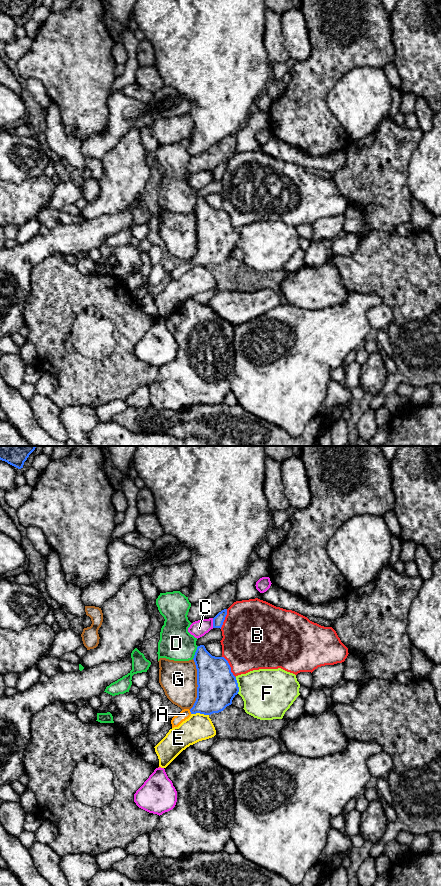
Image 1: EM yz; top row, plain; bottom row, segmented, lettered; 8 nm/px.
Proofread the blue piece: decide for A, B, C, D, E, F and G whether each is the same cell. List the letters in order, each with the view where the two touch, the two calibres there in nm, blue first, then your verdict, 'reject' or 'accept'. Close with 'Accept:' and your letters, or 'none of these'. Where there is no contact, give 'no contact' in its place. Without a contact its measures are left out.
A: contact in yz; calibres 280 and 80 nm; accept
B: contact in yz; calibres 320 and 440 nm; reject
C: contact in yz; calibres 90 and 130 nm; reject
D: contact in yz; calibres 280 and 280 nm; reject
E: contact in yz; calibres 320 and 220 nm; reject
F: contact in yz; calibres 320 and 400 nm; reject
G: contact in yz; calibres 320 and 300 nm; reject
Accept: A

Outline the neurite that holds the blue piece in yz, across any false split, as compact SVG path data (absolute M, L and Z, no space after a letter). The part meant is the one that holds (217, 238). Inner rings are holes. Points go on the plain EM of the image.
M200 197L193 212L197 221L197 250L190 262L184 261L172 270L172 280L192 266L211 267L223 263L239 244L236 229L224 209L212 208L204 197Z

